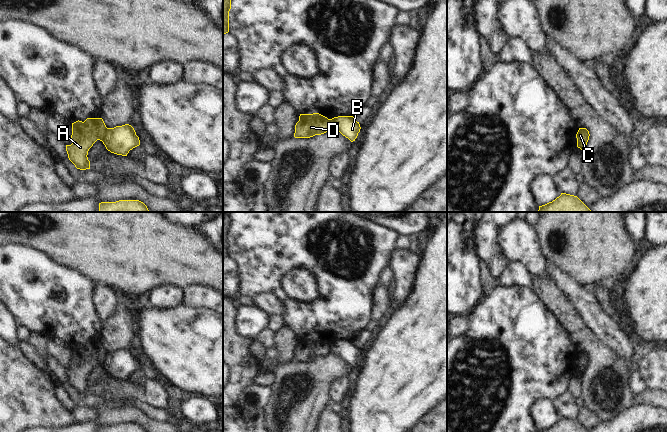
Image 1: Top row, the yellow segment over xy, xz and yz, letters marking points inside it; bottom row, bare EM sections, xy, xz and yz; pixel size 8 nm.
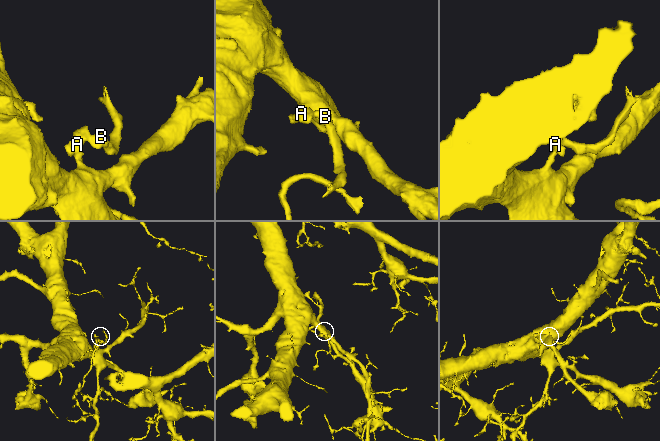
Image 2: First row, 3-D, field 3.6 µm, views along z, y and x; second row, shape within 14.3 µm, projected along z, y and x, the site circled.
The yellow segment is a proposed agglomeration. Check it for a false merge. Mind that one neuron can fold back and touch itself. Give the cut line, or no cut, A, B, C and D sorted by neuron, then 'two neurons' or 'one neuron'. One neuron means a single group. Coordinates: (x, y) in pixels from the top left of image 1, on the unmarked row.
cut in xy along (107, 352), (102, 365); A D / B C; two neurons

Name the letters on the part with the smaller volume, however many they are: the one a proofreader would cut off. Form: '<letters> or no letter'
B, C

